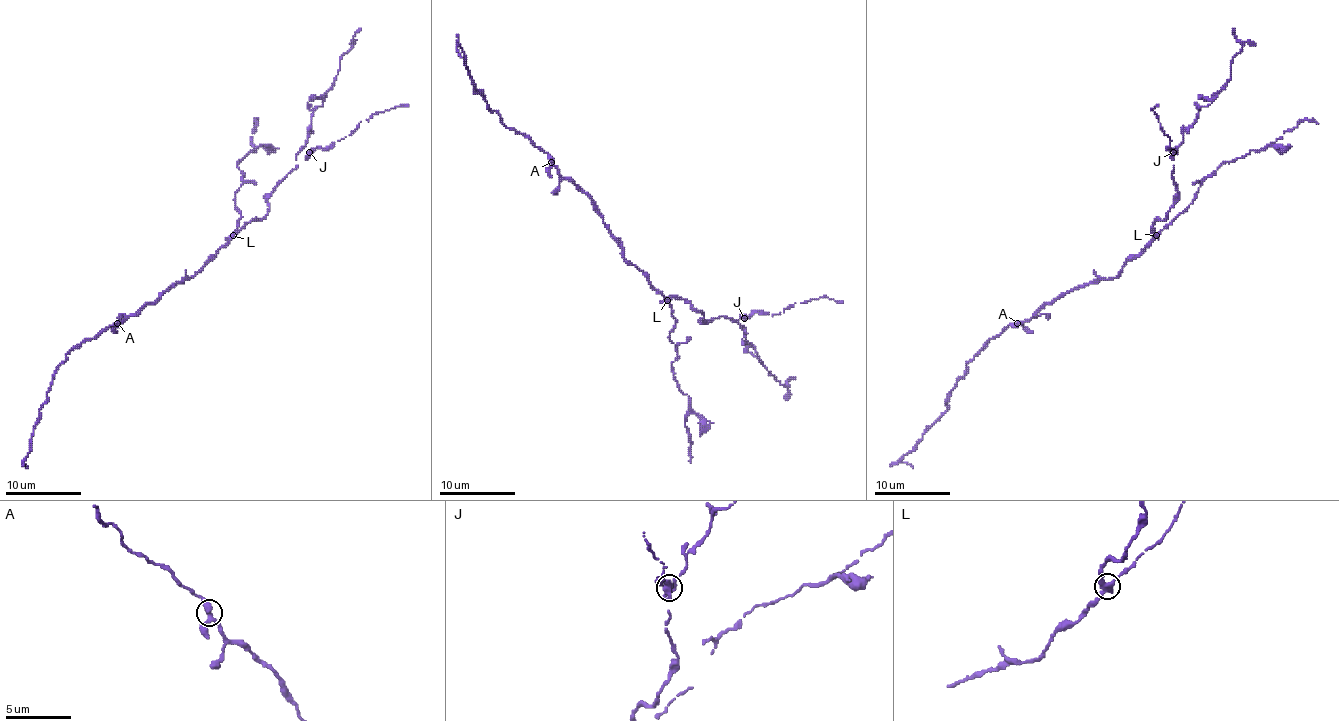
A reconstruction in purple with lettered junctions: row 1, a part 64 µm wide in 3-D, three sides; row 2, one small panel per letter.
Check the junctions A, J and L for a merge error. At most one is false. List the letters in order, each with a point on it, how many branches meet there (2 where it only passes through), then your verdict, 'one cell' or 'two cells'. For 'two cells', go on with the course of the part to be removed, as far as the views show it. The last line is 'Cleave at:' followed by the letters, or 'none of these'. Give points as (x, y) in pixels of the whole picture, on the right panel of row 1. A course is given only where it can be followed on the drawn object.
A: (1017, 323) | 3 | one cell
J: (1173, 152) | 3 | one cell
L: (1156, 235) | 3 | two cells | (1156, 236), (1193, 201), (1202, 182), (1223, 163), (1242, 158), (1252, 150), (1263, 150), (1305, 120), (1318, 123)
Cleave at: L

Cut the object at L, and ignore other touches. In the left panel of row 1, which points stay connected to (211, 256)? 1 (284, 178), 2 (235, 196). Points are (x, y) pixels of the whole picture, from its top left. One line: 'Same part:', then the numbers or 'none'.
Same part: 1

